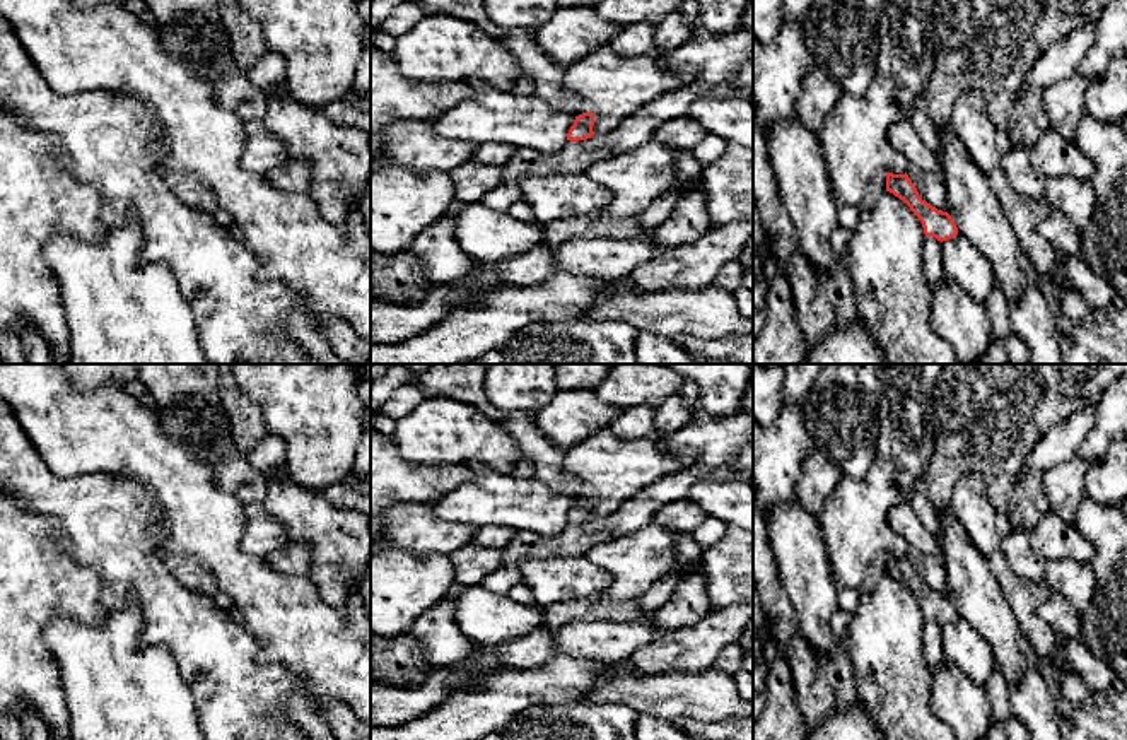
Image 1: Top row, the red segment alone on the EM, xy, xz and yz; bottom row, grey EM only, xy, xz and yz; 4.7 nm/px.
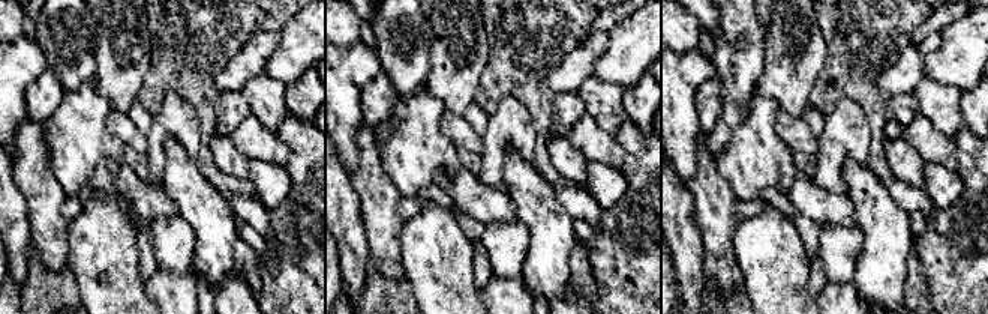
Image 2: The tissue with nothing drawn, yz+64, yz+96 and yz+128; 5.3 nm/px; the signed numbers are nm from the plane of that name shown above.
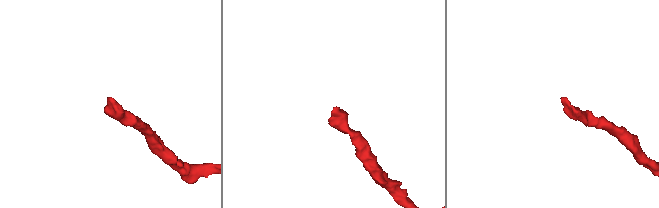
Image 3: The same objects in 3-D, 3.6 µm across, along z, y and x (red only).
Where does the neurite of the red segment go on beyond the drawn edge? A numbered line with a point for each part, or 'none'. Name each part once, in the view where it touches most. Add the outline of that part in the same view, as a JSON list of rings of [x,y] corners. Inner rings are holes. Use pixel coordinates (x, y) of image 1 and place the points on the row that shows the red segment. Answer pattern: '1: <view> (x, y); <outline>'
1: yz (876, 187); [[[878,173],[867,185],[867,191],[864,195],[864,198],[861,200],[861,203],[857,205],[857,208],[861,212],[867,212],[871,210],[879,197],[886,191],[886,173]]]

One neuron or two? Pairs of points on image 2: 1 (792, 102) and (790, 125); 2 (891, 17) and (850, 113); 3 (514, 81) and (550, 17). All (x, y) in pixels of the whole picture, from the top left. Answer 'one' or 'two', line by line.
1: two
2: two
3: one

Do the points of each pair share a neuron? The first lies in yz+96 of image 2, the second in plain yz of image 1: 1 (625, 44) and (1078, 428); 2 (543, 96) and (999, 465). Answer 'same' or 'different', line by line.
1: different
2: same

